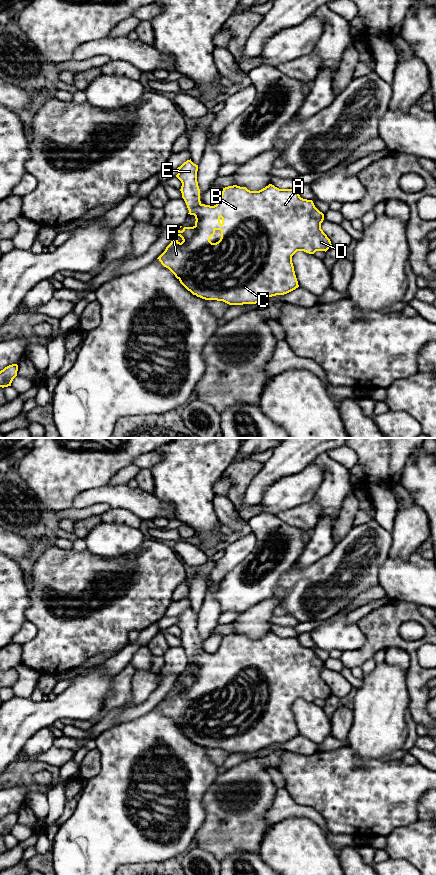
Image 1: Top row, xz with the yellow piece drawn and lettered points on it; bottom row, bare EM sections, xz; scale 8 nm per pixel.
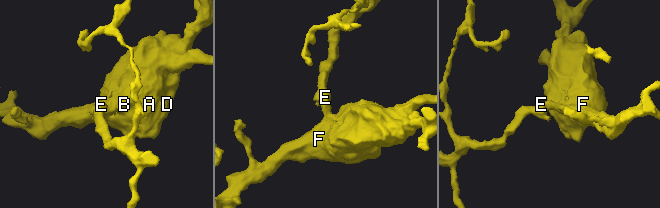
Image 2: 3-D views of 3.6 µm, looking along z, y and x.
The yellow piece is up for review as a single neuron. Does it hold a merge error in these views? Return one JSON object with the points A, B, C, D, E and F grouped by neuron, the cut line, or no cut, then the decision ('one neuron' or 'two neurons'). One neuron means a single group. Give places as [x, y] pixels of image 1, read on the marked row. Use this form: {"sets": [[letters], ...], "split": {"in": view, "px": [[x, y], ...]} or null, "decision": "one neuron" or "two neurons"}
{"sets": [["A", "B", "C", "D", "E", "F"]], "split": null, "decision": "one neuron"}

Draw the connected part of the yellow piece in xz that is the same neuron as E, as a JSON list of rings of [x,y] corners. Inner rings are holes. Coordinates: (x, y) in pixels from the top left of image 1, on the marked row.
[[[190,159],[177,169],[176,177],[182,183],[182,198],[189,210],[188,214],[194,215],[196,221],[193,227],[178,230],[157,259],[193,295],[205,300],[223,301],[229,305],[243,305],[256,304],[272,296],[287,294],[299,287],[292,256],[297,251],[314,254],[316,251],[326,252],[332,247],[330,239],[321,229],[324,214],[315,207],[312,200],[301,198],[297,189],[279,189],[269,184],[259,191],[250,191],[246,187],[233,185],[223,188],[217,204],[210,206],[200,201],[198,165]],[[216,230],[221,231],[221,238],[212,243],[210,239]]]

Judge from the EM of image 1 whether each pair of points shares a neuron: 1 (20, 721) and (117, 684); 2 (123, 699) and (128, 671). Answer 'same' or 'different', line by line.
1: different
2: same

